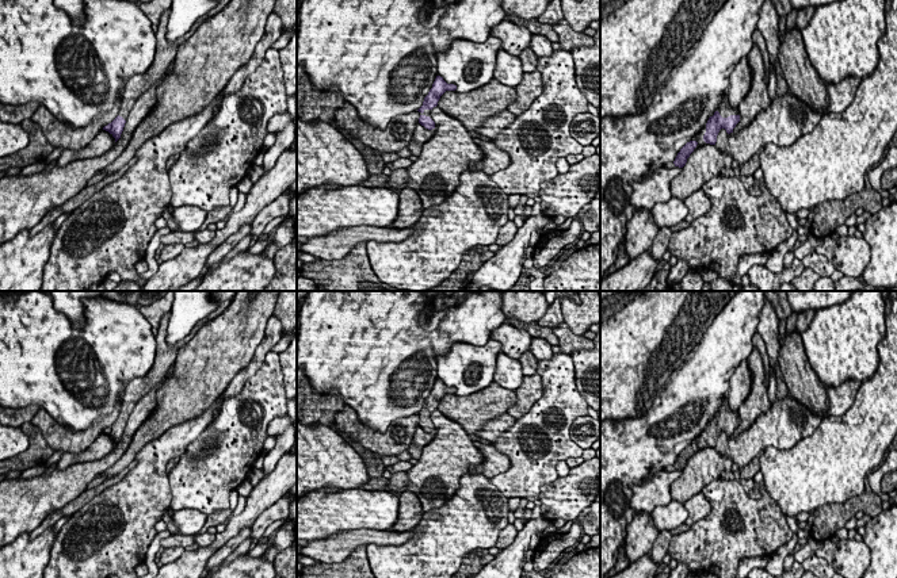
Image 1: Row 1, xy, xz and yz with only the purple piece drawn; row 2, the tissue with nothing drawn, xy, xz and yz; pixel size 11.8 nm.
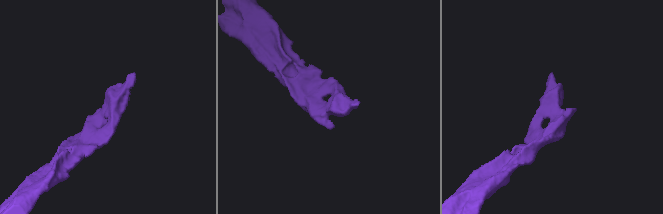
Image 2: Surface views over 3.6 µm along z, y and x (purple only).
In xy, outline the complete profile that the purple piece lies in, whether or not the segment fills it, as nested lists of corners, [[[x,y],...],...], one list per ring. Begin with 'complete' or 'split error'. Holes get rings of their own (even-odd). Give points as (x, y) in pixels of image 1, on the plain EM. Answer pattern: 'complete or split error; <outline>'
split error; [[[167,313],[160,322],[156,338],[156,356],[154,363],[145,376],[131,379],[122,395],[121,412],[118,420],[103,430],[108,435],[115,445],[121,441],[127,420],[138,403],[138,401],[146,395],[157,383],[163,382],[168,370],[176,360],[179,347],[167,344],[167,328],[169,321],[169,313]]]

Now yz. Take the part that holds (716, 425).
split error; [[[728,397],[722,399],[718,413],[706,426],[706,436],[703,444],[710,448],[715,448],[717,439],[721,432],[725,432],[728,437],[733,436],[733,432],[740,425],[738,412],[729,409]]]

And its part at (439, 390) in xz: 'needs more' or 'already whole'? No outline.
needs more

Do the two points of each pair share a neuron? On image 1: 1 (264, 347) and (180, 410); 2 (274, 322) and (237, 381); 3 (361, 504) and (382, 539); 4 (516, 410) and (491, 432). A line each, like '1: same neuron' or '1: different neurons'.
1: different neurons
2: same neuron
3: different neurons
4: different neurons

